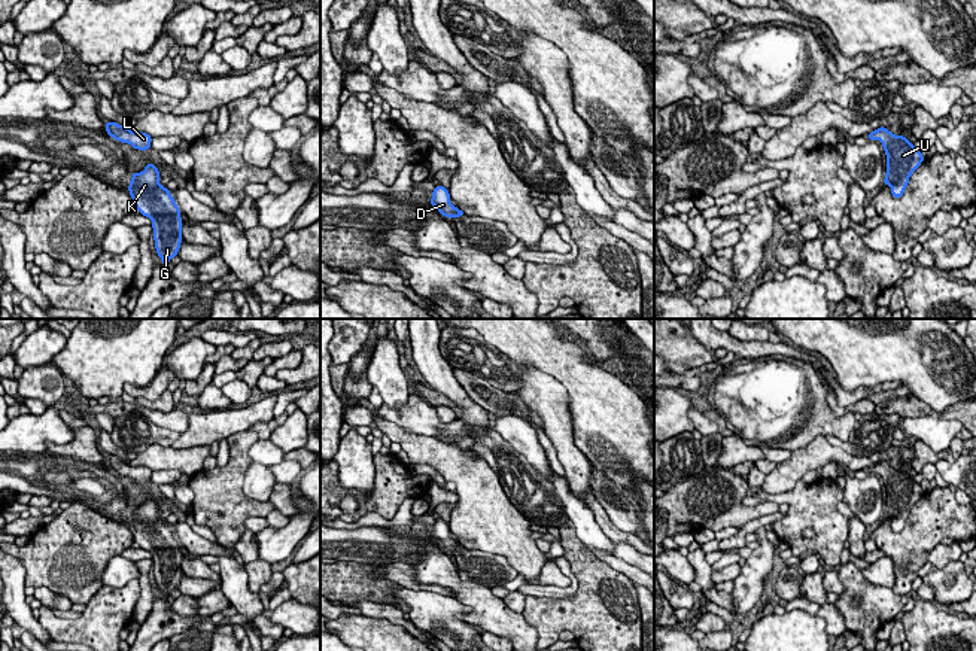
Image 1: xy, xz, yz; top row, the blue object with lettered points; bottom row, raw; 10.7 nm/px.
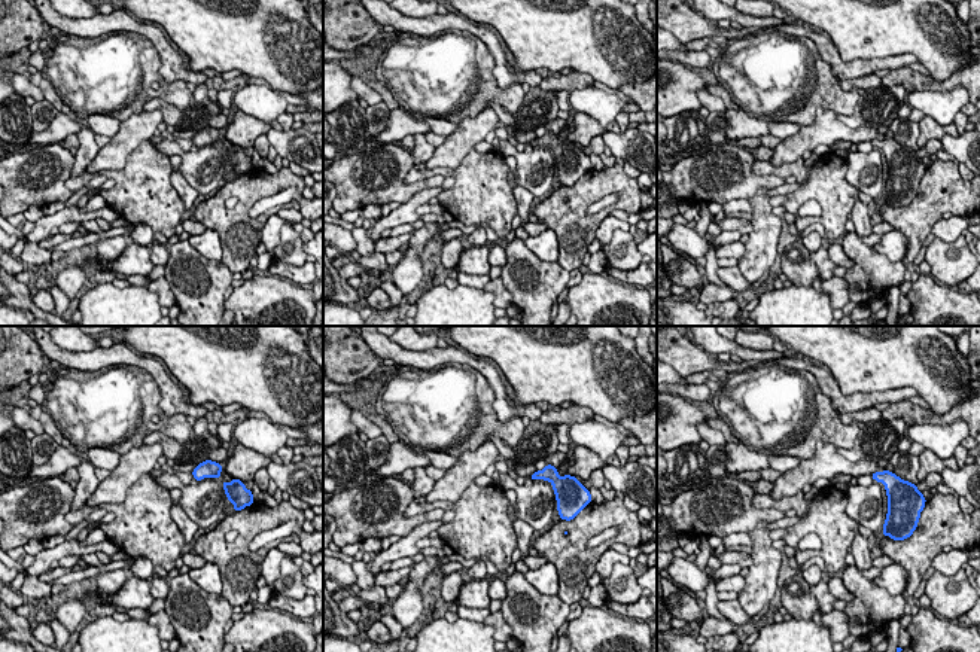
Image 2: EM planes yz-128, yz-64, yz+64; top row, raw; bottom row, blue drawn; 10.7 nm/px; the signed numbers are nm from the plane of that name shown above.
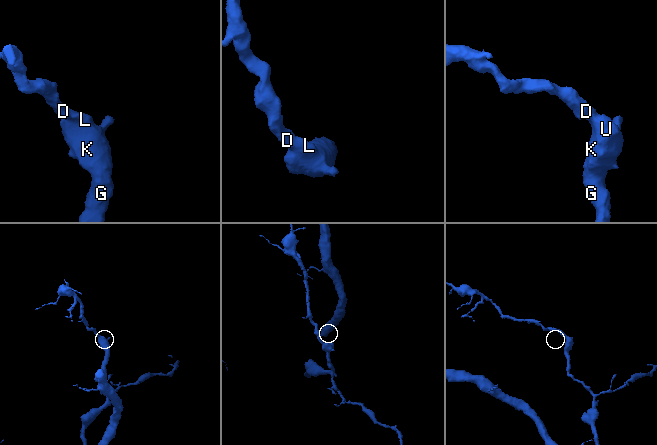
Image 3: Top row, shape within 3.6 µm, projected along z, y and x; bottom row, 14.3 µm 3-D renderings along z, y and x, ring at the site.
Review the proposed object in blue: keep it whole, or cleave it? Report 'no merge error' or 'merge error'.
no merge error

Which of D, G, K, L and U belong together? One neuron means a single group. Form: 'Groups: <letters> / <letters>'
Groups: D G K L U

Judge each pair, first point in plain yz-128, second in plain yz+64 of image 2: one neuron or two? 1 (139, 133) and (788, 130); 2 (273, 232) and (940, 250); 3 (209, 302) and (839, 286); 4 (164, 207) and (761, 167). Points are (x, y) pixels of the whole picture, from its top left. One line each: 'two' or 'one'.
1: two
2: two
3: two
4: one

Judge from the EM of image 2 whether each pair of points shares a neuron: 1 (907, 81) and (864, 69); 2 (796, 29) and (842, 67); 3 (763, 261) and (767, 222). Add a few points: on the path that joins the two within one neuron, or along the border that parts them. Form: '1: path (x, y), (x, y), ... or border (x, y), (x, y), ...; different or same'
1: border (906, 66), (889, 70); different
2: path (807, 30), (831, 55); same
3: path (763, 252), (766, 231); same

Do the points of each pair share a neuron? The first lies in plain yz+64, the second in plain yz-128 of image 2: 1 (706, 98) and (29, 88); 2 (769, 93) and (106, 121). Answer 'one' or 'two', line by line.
1: one
2: two

